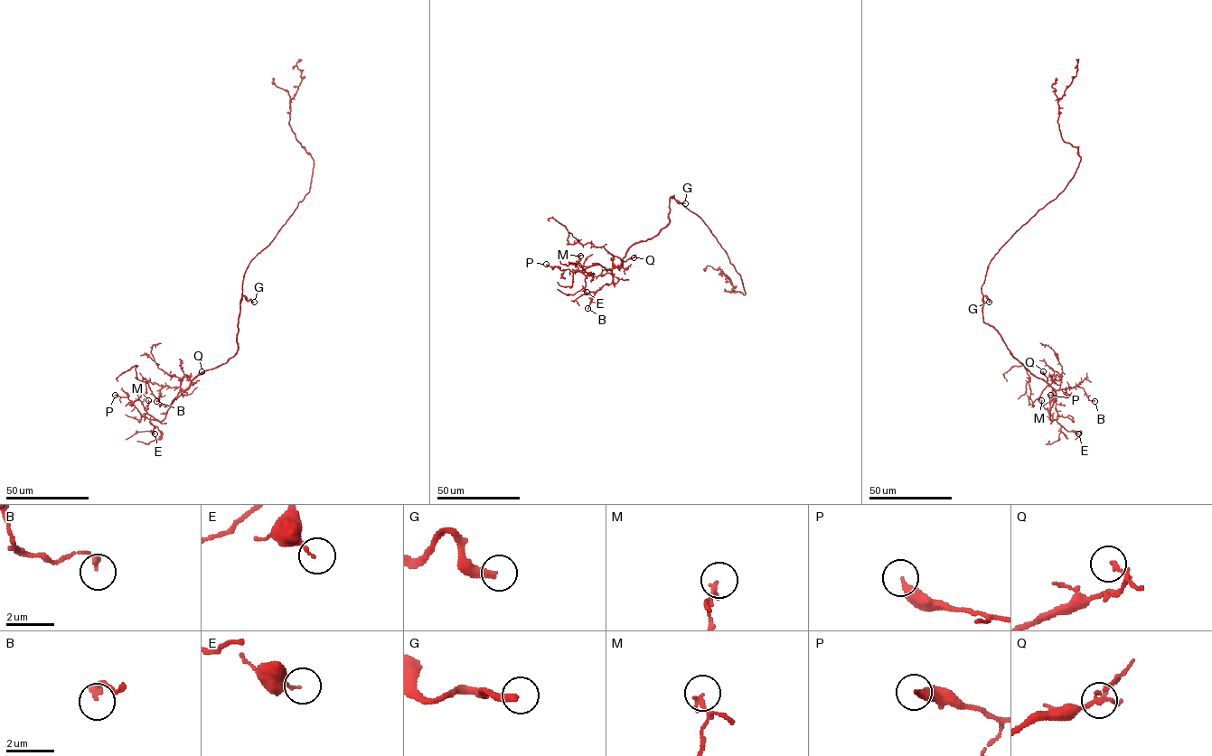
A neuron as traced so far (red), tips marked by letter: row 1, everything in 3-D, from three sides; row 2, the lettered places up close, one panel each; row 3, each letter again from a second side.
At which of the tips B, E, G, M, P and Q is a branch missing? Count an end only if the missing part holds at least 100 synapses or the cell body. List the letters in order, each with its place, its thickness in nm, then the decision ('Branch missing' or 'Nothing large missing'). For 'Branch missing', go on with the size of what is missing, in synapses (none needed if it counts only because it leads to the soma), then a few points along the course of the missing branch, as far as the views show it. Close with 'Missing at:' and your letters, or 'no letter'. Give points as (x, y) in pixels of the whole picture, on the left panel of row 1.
B: Place: (156, 401). Thickness 200 nm. Nothing large missing
E: Place: (155, 434). Thickness 110 nm. Nothing large missing
G: Place: (254, 302). Thickness 320 nm. Branch missing. Course of what is missing: (254, 302), (257, 303), (285, 290)
M: Place: (148, 400). Thickness 140 nm. Nothing large missing
P: Place: (115, 395). Thickness 360 nm. Nothing large missing
Q: Place: (202, 371). Thickness 150 nm. Nothing large missing
Missing at: G

